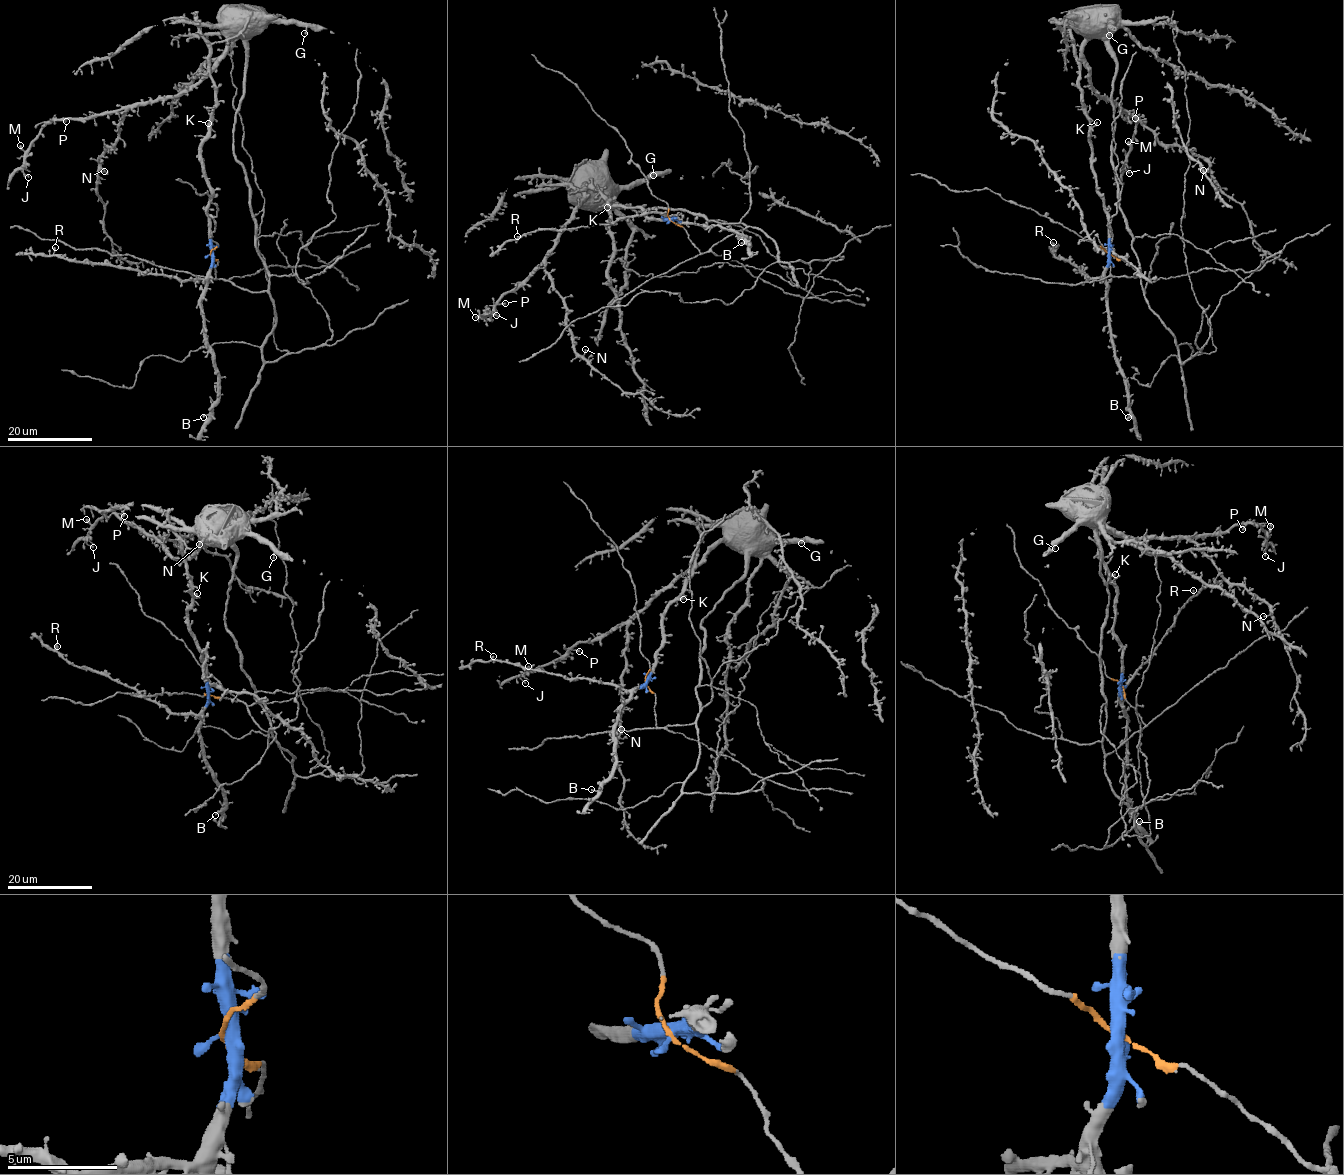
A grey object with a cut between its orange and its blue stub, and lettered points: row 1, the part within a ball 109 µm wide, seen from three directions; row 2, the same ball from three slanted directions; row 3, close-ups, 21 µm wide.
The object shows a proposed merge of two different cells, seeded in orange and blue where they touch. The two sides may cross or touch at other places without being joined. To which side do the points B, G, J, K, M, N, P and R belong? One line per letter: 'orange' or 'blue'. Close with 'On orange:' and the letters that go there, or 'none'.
B: blue
G: orange
J: orange
K: blue
M: orange
N: orange
P: orange
R: blue
On orange: G, J, M, N, P

